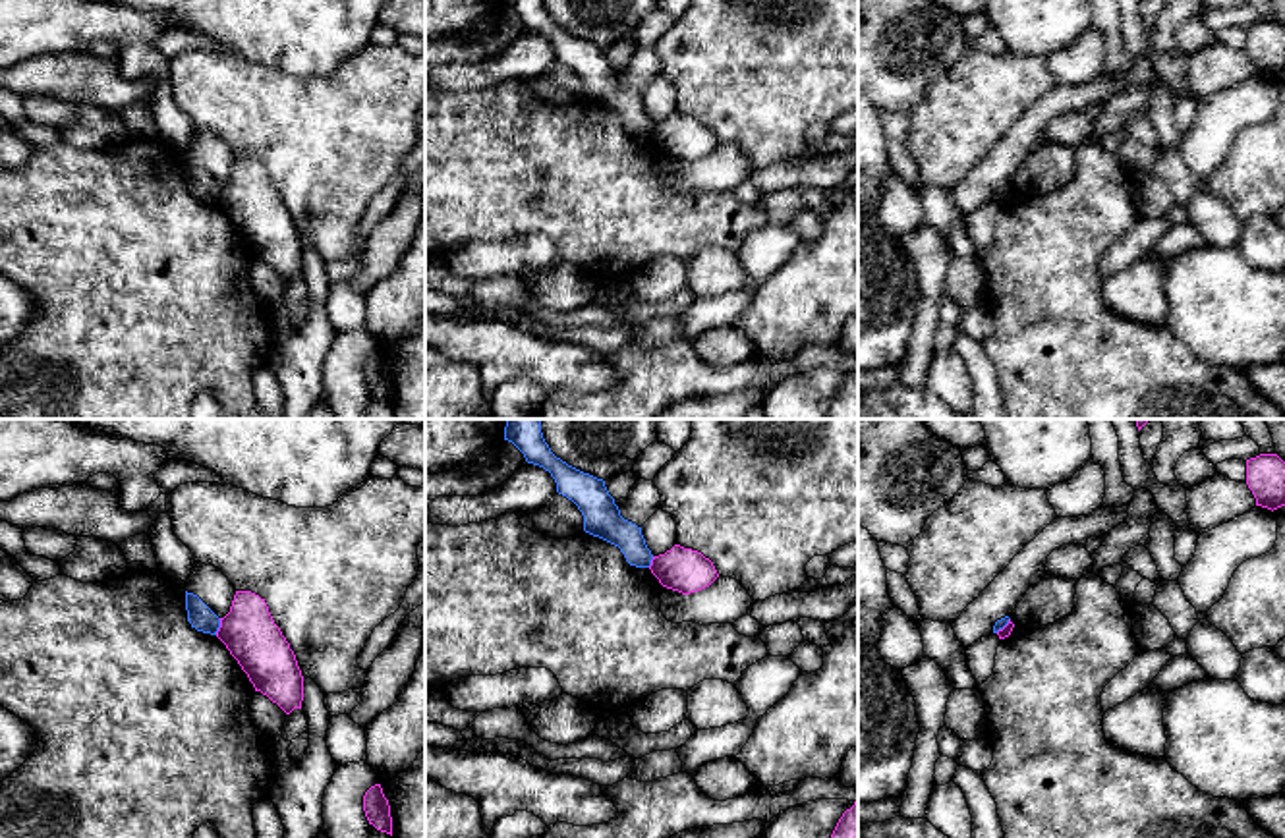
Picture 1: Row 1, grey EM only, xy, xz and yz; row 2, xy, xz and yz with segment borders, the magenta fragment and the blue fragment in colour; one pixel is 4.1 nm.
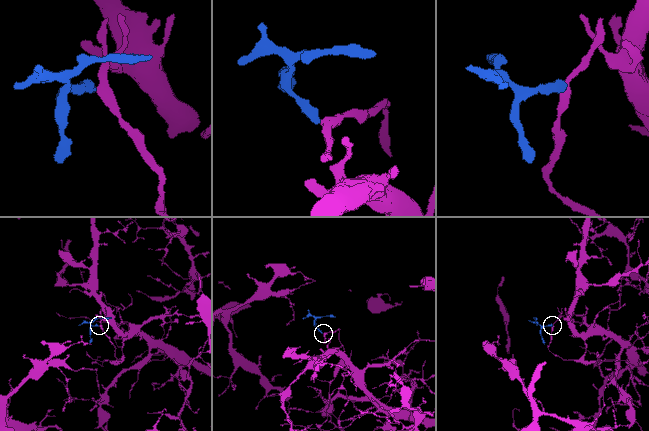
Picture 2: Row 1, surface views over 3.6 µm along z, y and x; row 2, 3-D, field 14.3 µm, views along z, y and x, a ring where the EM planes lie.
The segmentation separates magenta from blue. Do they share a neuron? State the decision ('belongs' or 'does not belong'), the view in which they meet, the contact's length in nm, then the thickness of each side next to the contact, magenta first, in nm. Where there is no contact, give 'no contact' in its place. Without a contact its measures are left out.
does not belong | xy | 80 nm | 220/100 nm

